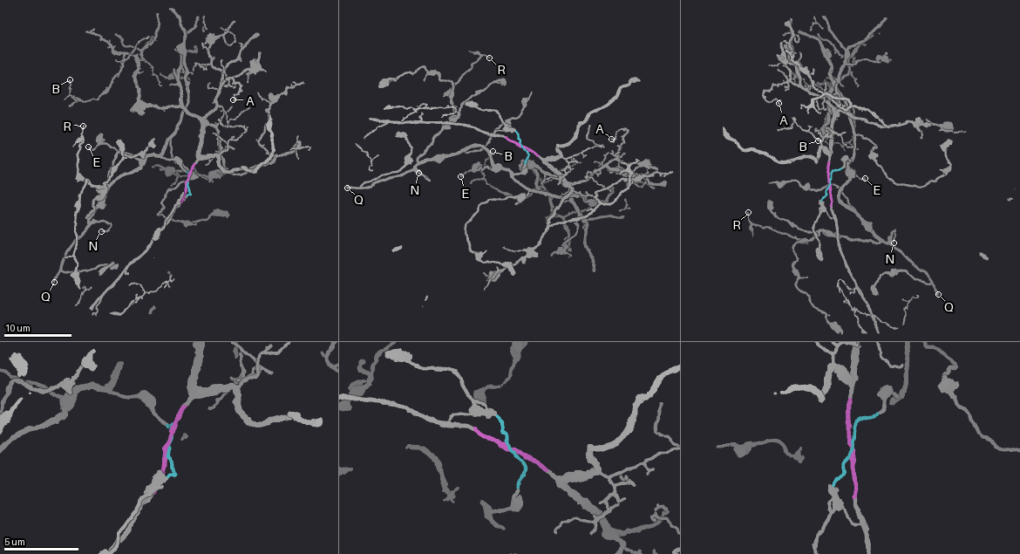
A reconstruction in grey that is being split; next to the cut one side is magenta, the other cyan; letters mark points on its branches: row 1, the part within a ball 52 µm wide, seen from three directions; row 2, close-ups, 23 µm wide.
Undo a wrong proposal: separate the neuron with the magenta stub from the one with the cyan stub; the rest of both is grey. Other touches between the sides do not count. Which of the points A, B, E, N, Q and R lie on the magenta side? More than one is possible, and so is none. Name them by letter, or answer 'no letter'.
A, B

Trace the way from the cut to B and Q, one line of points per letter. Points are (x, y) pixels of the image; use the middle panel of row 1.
B: (521, 146), (565, 181), (533, 166), (552, 195), (494, 188), (480, 172), (492, 152)
Q: (521, 146), (527, 155), (521, 173), (492, 162), (480, 145), (425, 160), (369, 188), (346, 188)

